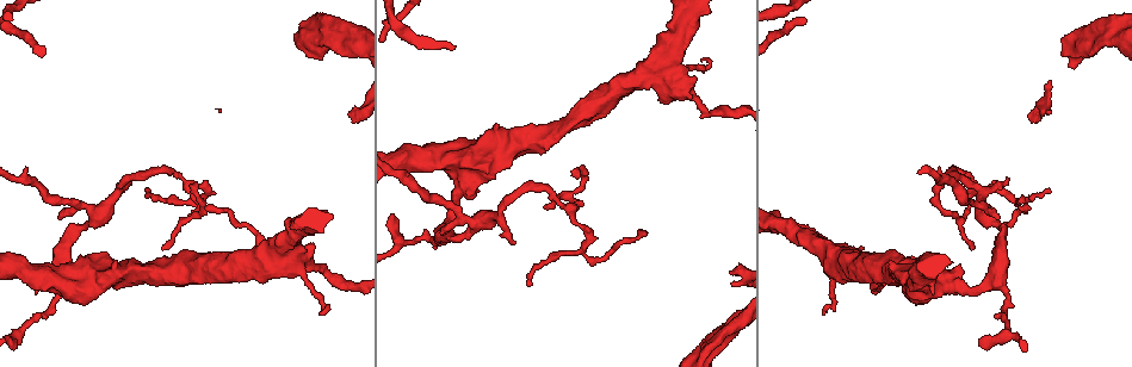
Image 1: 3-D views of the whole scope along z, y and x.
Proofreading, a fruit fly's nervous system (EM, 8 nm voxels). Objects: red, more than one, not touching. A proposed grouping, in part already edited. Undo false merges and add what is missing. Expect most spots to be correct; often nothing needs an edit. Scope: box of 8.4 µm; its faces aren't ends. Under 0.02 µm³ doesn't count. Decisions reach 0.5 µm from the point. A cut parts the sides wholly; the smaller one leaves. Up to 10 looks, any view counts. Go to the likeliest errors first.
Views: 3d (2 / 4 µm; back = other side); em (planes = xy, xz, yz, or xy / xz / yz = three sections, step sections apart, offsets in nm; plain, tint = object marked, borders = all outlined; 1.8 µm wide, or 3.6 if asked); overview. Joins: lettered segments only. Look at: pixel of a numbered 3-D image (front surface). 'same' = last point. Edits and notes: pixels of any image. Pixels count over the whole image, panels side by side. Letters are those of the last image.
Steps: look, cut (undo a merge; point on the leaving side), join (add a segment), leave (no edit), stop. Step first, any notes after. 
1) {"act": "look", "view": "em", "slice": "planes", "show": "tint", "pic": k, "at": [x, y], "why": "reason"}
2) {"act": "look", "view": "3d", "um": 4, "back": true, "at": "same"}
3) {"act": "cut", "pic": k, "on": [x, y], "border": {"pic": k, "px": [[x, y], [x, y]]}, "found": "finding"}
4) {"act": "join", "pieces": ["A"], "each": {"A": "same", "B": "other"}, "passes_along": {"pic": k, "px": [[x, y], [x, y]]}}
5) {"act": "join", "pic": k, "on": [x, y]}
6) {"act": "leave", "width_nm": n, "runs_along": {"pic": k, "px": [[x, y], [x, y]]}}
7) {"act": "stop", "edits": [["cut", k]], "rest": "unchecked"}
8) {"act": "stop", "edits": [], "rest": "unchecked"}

{"act": "look", "view": "em", "slice": "planes", "show": "borders", "pic": 1, "at": [890, 263], "why": "an open end"}

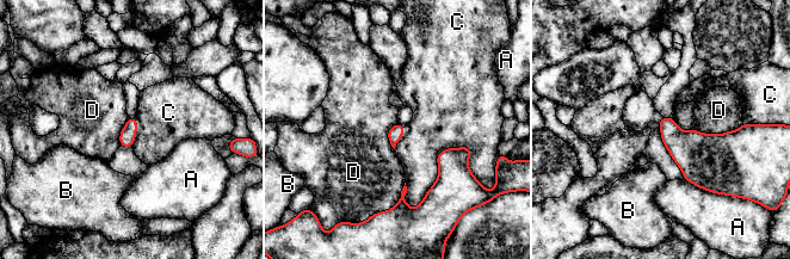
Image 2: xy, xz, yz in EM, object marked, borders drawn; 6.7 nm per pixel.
{"act": "leave", "each": {"A": "other", "B": "other", "C": "other", "D": "other"}, "border": {"pic": 2, "px": [[742, 123], [718, 134], [693, 129]]}, "found": "no lettered segment goes on from it"}

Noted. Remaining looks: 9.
{"act": "look", "view": "em", "um": 3.6, "slice": "planes", "show": "tint", "pic": 1, "at": [288, 263], "why": "three arms meet"}

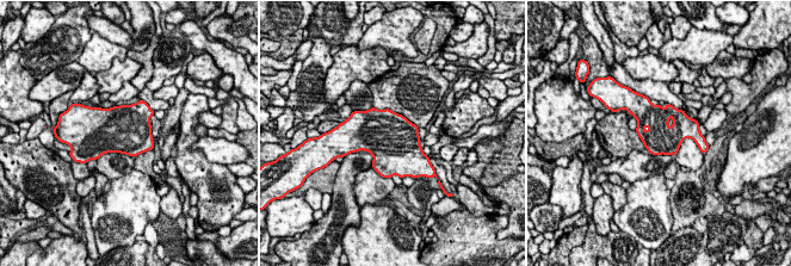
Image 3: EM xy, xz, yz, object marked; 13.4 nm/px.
{"act": "look", "view": "em", "um": 3.6, "slice": "planes", "show": "borders", "at": "same", "why": "see the neighbours"}

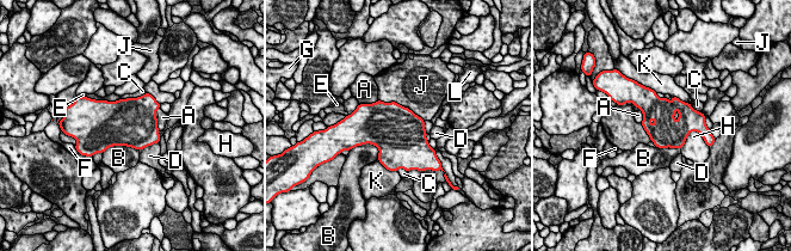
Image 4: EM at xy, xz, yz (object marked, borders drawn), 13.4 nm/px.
{"act": "leave", "each": {"A": "other", "B": "other", "C": "other", "D": "other", "E": "other", "F": "other", "G": "other", "H": "other", "J": "other", "K": "other", "L": "other"}, "border": {"pic": 4, "px": [[378, 99], [407, 106], [424, 120]]}, "found": "one neuron here"}

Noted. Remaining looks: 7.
{"act": "look", "view": "em", "um": 3.6, "slice": "planes", "show": "borders", "pic": 1, "at": [1114, 31], "why": "thick turns thin"}

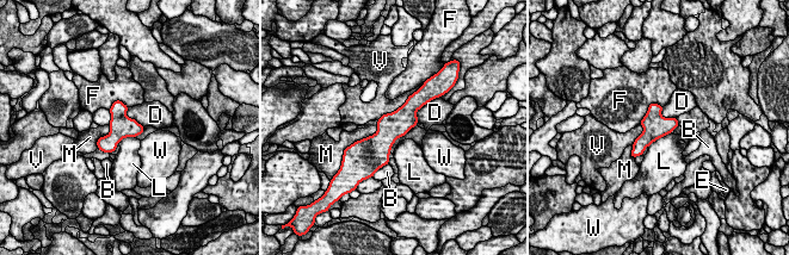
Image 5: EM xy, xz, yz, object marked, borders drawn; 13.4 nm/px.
{"act": "leave", "each": {"B": "other", "D": "other", "E": "other", "F": "other", "L": "other", "M": "other", "V": "other", "W": "other"}, "border": {"pic": 5, "px": [[670, 132], [658, 137], [648, 147]]}, "found": "continuous, no second neuron"}

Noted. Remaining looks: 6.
{"act": "look", "view": "3d", "um": 2, "pic": 1, "at": [1051, 191], "why": "branch stops here"}

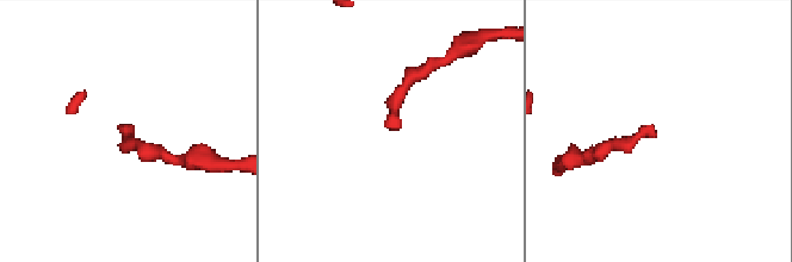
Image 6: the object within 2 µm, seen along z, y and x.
{"act": "look", "view": "em", "slice": "planes", "show": "borders", "pic": 6, "at": [655, 131]}

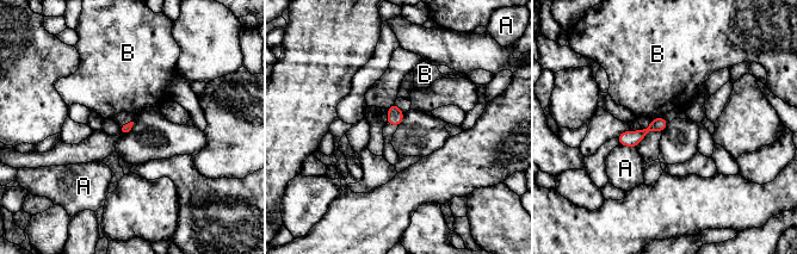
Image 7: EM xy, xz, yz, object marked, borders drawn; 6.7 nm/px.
{"act": "leave", "each": {"A": "other", "B": "other"}, "runs_along": {"pic": 7, "px": [[663, 124], [655, 124], [622, 142]]}, "found": "no lettered segment goes on from it"}

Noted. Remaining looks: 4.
{"act": "stop", "edits": [], "rest": "unchecked"}

